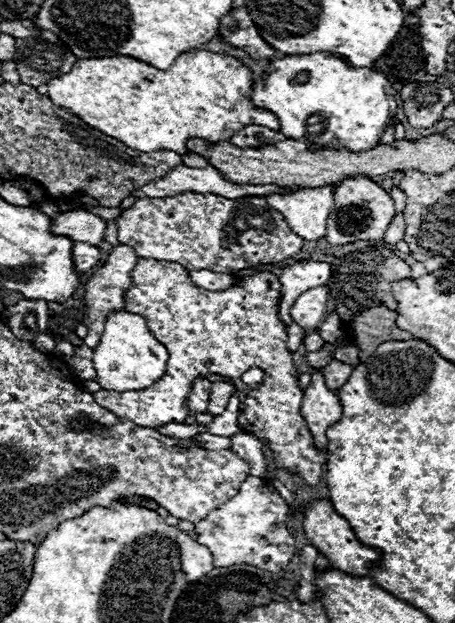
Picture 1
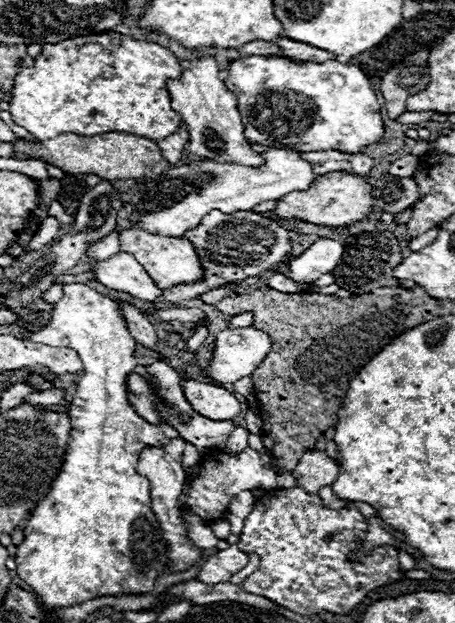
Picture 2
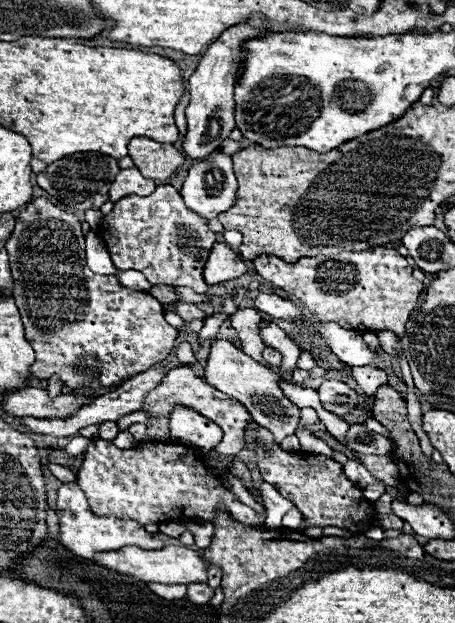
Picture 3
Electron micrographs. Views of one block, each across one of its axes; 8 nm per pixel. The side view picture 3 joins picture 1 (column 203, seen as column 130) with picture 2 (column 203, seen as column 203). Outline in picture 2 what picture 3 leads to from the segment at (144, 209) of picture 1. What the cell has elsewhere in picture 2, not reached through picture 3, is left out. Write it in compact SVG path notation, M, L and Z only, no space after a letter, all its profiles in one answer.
M212 210L212 214L202 218L200 226L188 230L184 236L192 242L192 246L196 246L198 258L202 258L200 262L204 266L204 278L200 282L166 288L160 296L162 302L194 300L216 286L244 280L248 276L258 276L260 272L272 270L292 250L290 230L286 230L280 220L262 216L254 210L238 210L236 214L222 214L220 210Z

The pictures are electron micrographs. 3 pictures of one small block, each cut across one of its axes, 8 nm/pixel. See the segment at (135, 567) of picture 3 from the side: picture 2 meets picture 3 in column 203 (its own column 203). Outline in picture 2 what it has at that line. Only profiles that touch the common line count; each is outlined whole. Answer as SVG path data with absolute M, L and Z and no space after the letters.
M236 544L228 546L226 550L218 550L206 556L196 568L196 580L204 584L218 584L228 582L230 576L242 570L248 564L248 554L238 550Z

